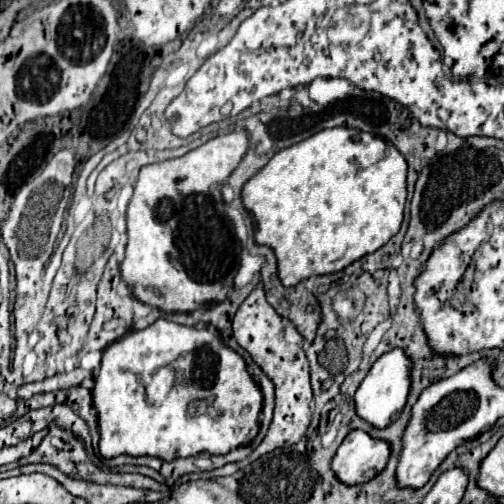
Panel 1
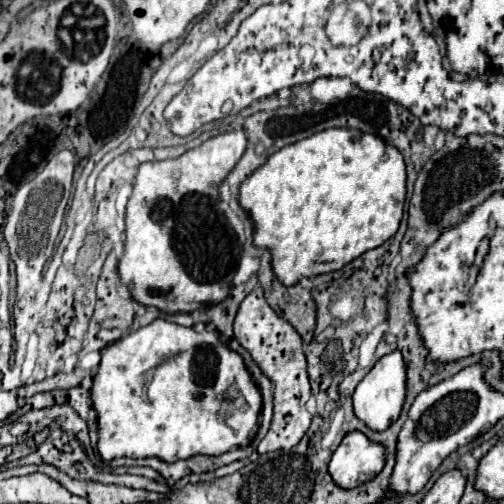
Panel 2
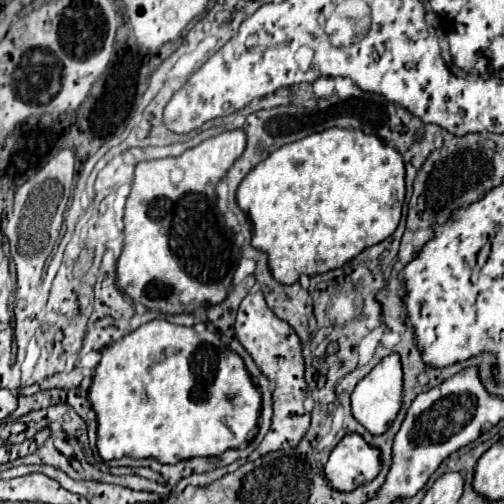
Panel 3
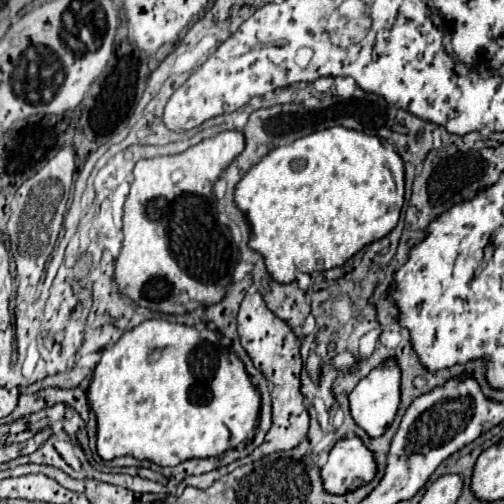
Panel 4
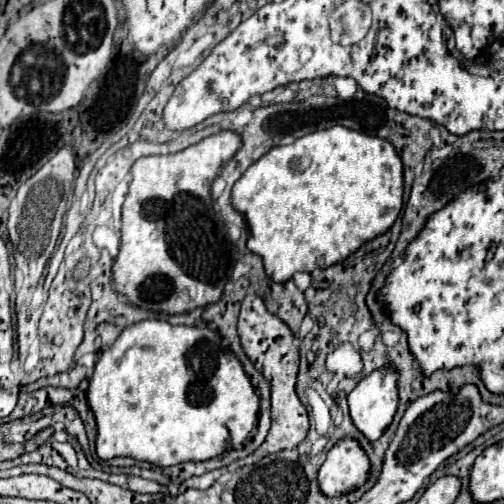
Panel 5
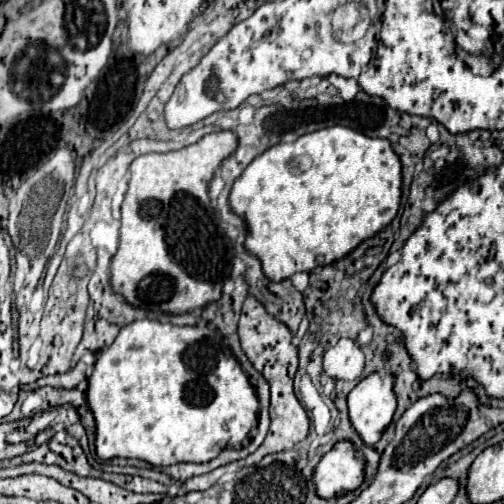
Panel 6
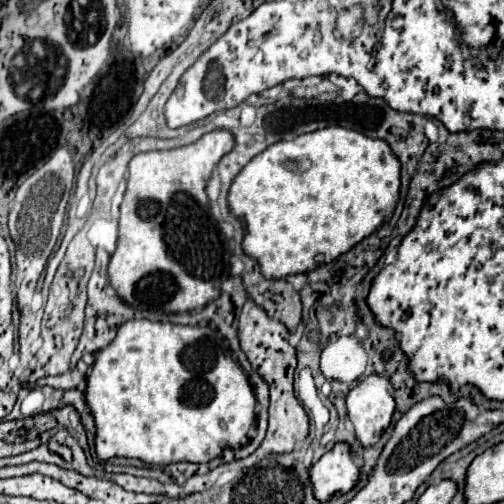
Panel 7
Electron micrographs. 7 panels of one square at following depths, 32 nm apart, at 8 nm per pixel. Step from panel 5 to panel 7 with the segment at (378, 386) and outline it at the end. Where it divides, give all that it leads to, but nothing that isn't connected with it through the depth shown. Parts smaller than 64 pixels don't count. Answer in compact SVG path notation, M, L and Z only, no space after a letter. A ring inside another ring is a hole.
M378 374L360 380L358 386L352 388L346 396L346 412L356 430L358 442L364 448L376 444L384 430L390 426L394 414L390 380ZM368 438L376 438L376 442Z

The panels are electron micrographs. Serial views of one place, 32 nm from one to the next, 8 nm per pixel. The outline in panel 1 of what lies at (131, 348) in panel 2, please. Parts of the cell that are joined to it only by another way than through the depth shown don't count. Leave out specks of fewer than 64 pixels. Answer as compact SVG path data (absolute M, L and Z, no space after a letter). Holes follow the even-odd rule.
M158 318L154 324L150 324L148 328L144 330L136 330L120 340L116 340L114 344L110 344L104 352L102 352L102 366L100 366L100 372L98 376L94 378L94 388L92 388L92 402L94 402L94 408L96 408L96 414L98 414L98 430L100 430L100 442L98 442L98 450L104 458L114 458L114 456L122 456L122 454L128 454L128 456L156 456L160 460L166 460L166 462L172 462L176 458L188 458L188 456L194 456L194 454L226 454L234 448L238 448L240 444L244 444L248 440L248 434L250 430L258 424L258 416L260 416L260 410L262 410L262 392L260 388L256 386L256 382L252 380L252 376L248 374L246 370L246 364L242 360L242 356L238 356L234 350L230 350L216 332L210 332L210 330L196 330L194 326L180 326L176 322L168 322L164 318ZM212 400L216 400L216 406L214 406L214 416L212 414L200 414L196 412L194 406L198 406L200 402L208 404L210 412L212 412Z

